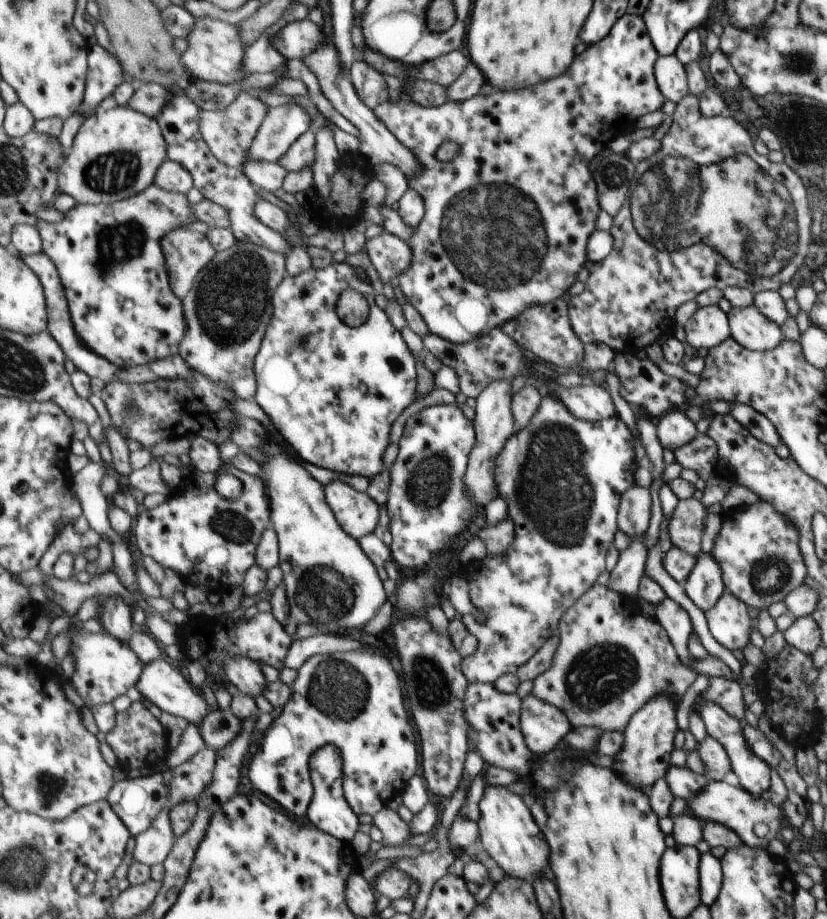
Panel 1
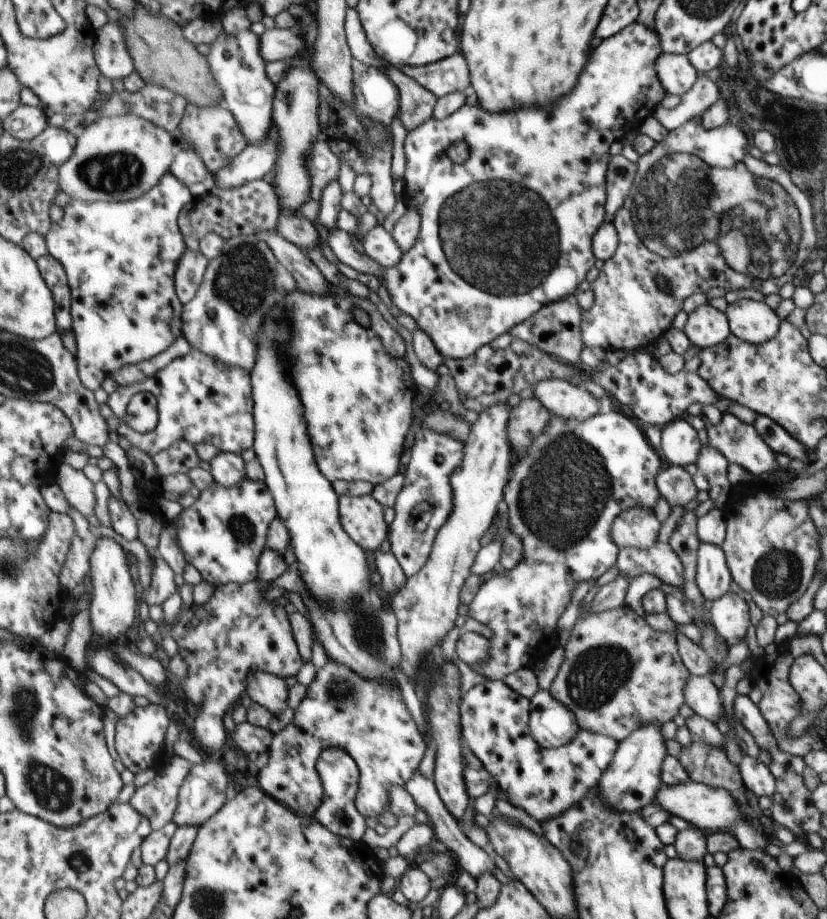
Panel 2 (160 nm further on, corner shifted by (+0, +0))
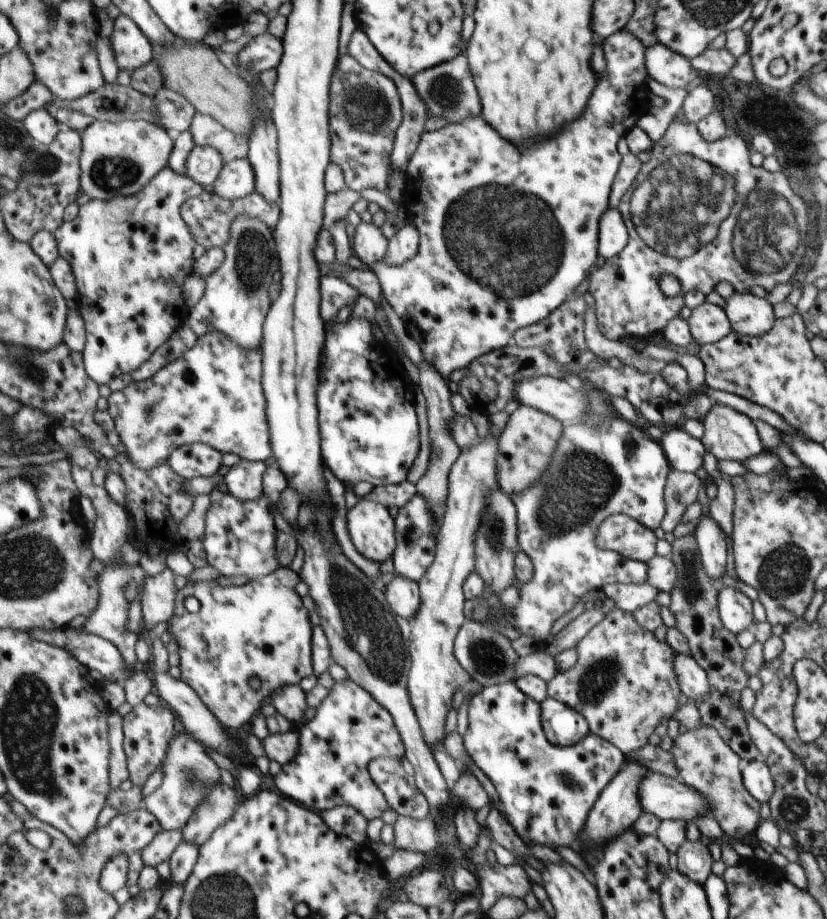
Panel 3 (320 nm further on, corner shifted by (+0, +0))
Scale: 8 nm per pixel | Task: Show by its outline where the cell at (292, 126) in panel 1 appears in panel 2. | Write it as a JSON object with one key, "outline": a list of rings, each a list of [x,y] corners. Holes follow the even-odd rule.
{"outline":[[[273,126],[265,142],[244,149],[227,168],[214,174],[214,185],[220,189],[241,188],[273,172],[279,154],[276,134]]]}

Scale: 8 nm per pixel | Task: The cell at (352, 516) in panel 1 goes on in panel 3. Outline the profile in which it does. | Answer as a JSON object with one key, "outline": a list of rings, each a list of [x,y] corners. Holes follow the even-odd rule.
{"outline":[[[361,499],[347,511],[347,530],[356,550],[377,564],[398,550],[396,518],[383,503]]]}

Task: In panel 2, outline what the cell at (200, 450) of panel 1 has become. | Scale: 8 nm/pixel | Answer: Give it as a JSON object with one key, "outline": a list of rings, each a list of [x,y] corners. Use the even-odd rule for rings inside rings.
{"outline":[[[220,452],[209,461],[209,472],[211,472],[215,482],[226,487],[234,487],[247,479],[245,462],[242,455]]]}

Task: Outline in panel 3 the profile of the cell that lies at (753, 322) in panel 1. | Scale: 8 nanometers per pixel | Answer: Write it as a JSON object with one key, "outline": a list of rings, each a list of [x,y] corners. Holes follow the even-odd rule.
{"outline":[[[749,292],[733,293],[724,300],[723,312],[729,321],[731,331],[748,337],[764,335],[771,328],[773,312],[771,306]]]}

